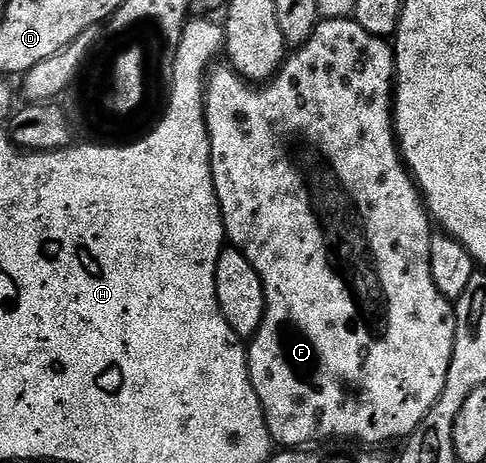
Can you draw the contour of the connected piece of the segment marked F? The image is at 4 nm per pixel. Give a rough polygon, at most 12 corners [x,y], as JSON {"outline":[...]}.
{"outline":[[393,44],[204,94],[282,447],[382,447],[454,357]]}

